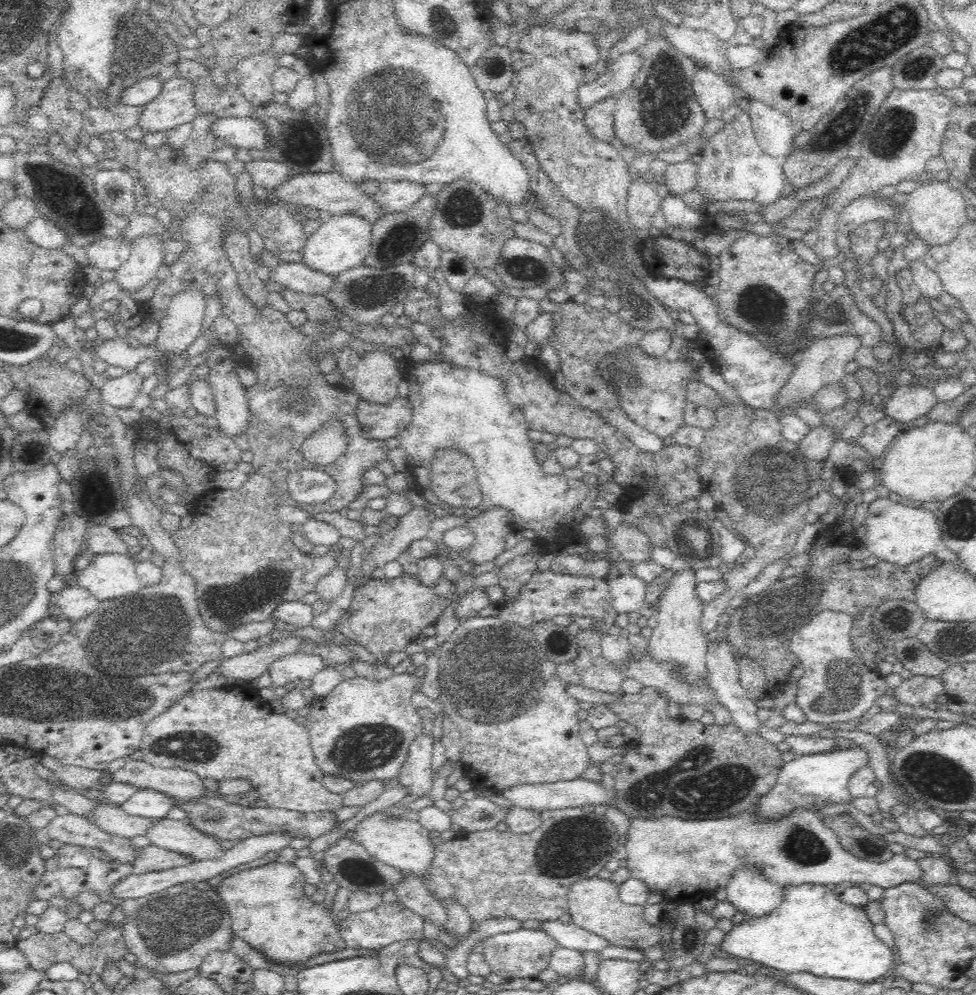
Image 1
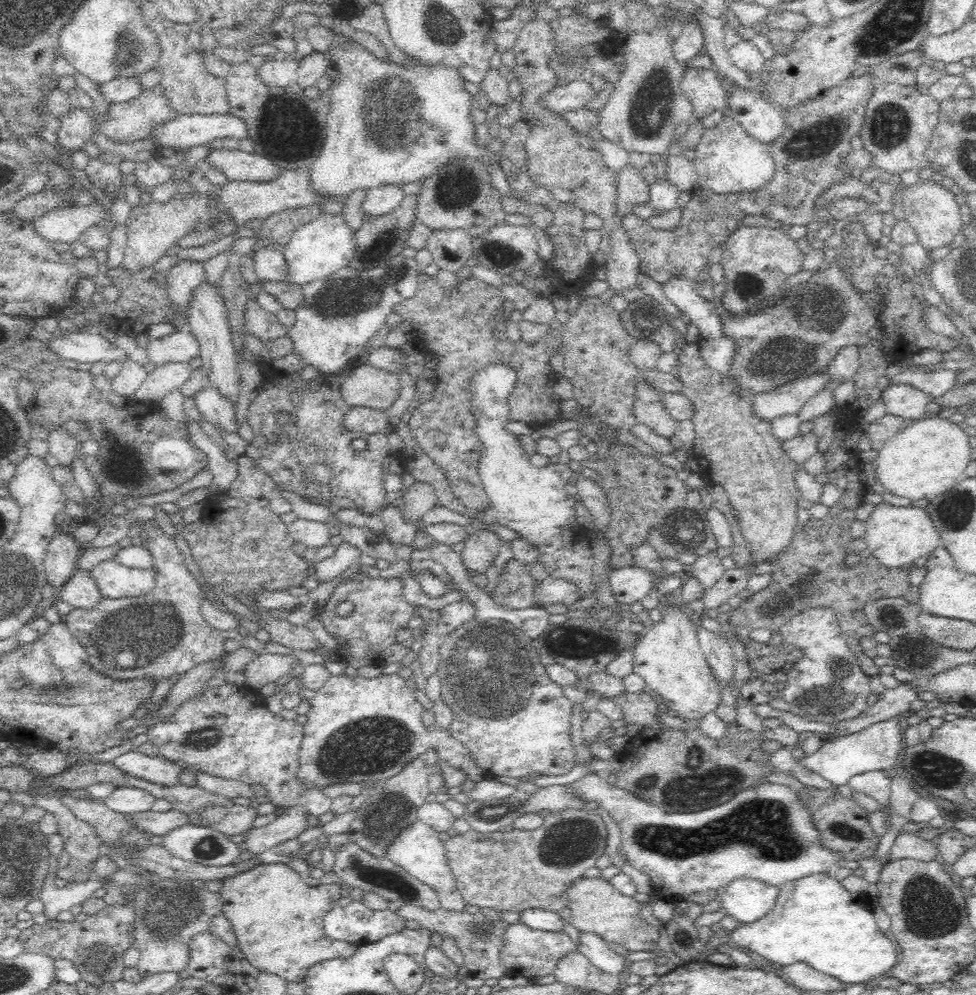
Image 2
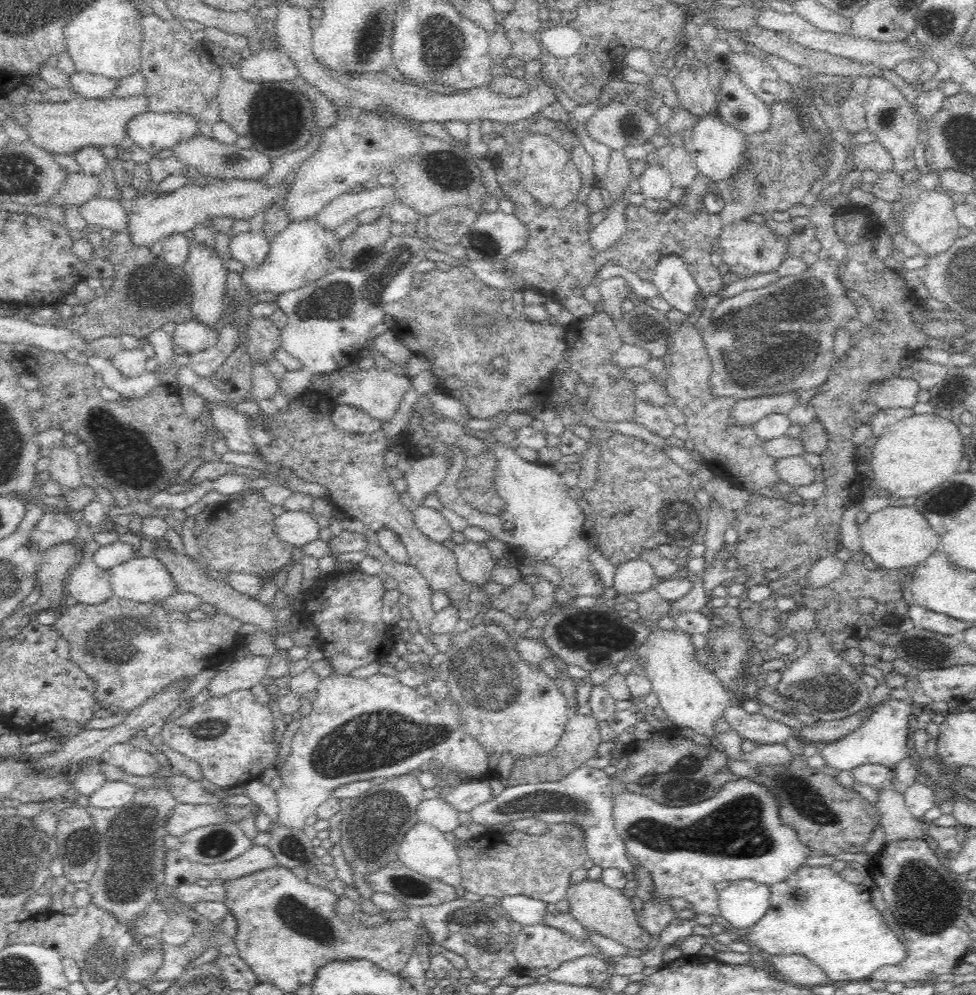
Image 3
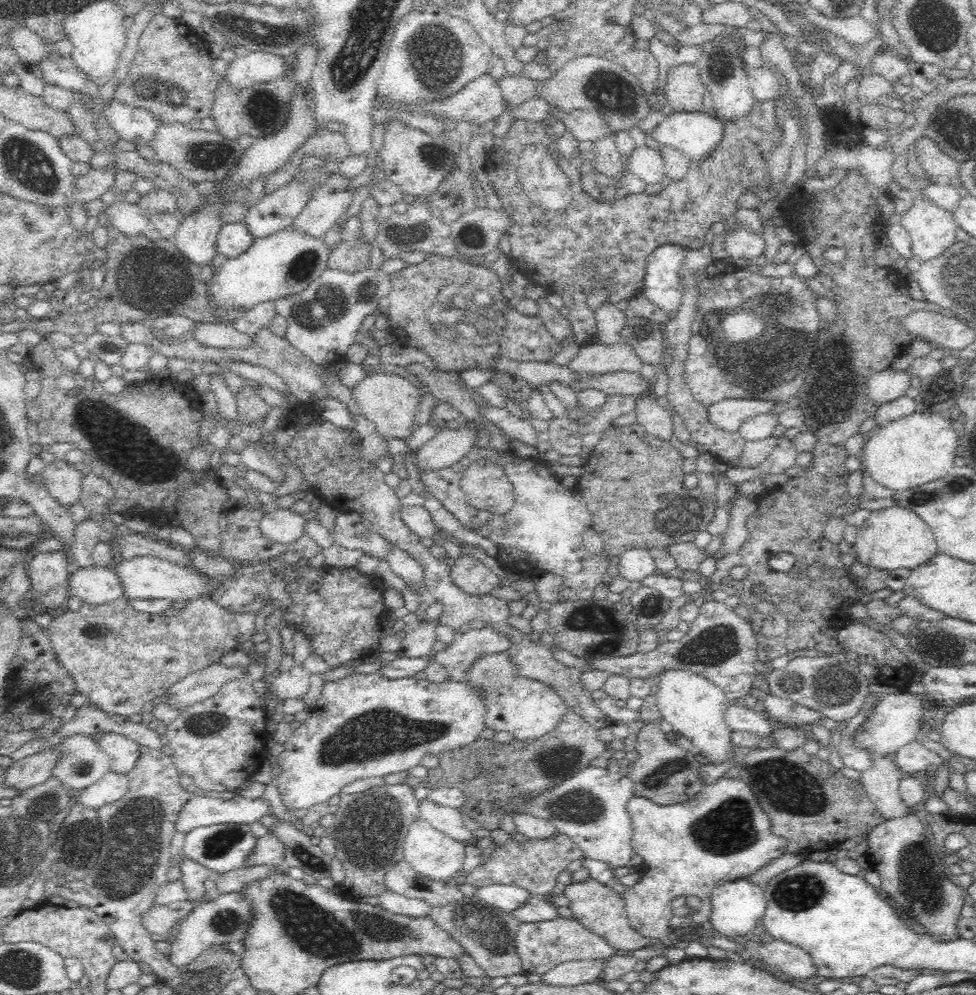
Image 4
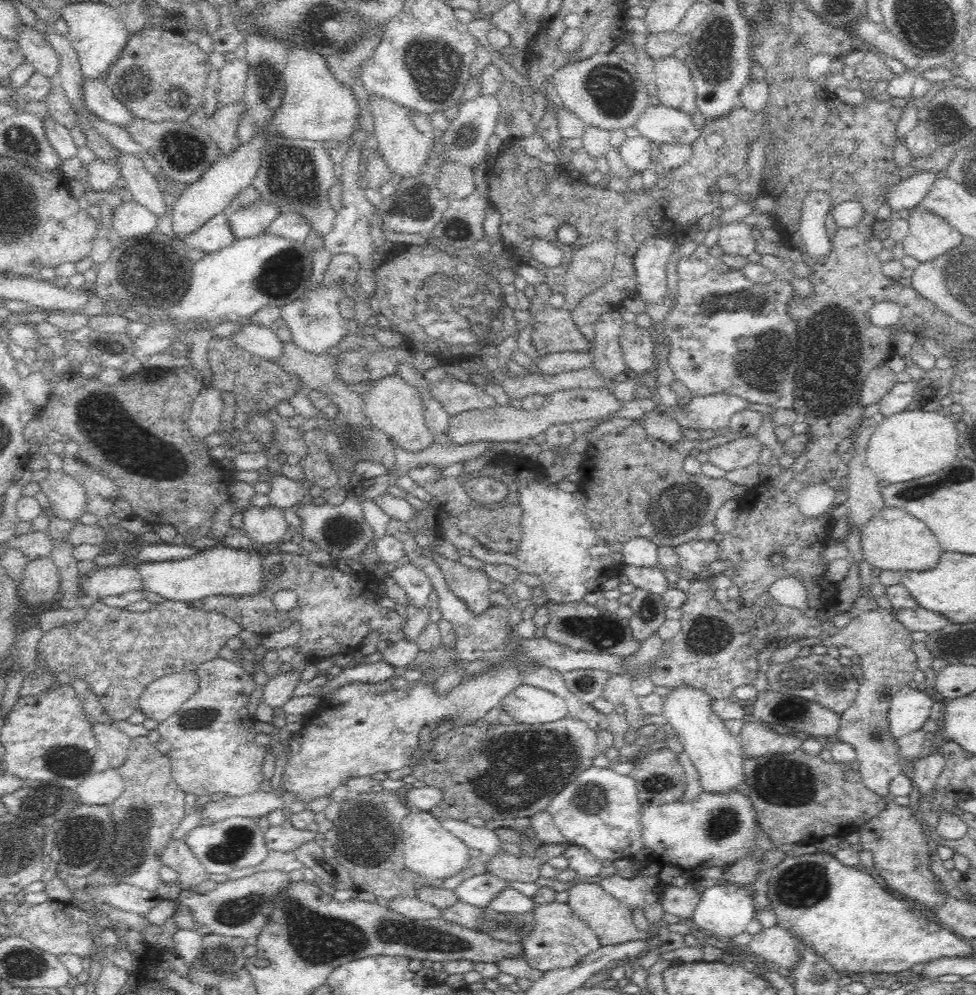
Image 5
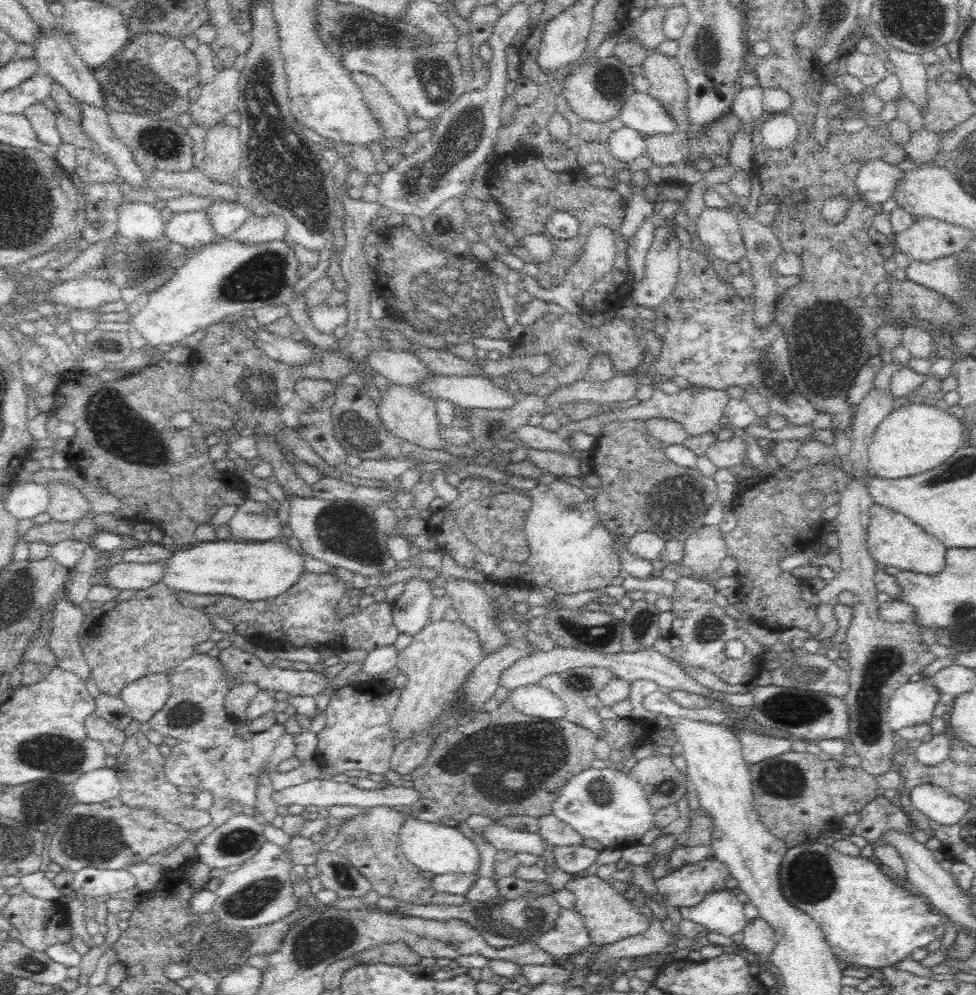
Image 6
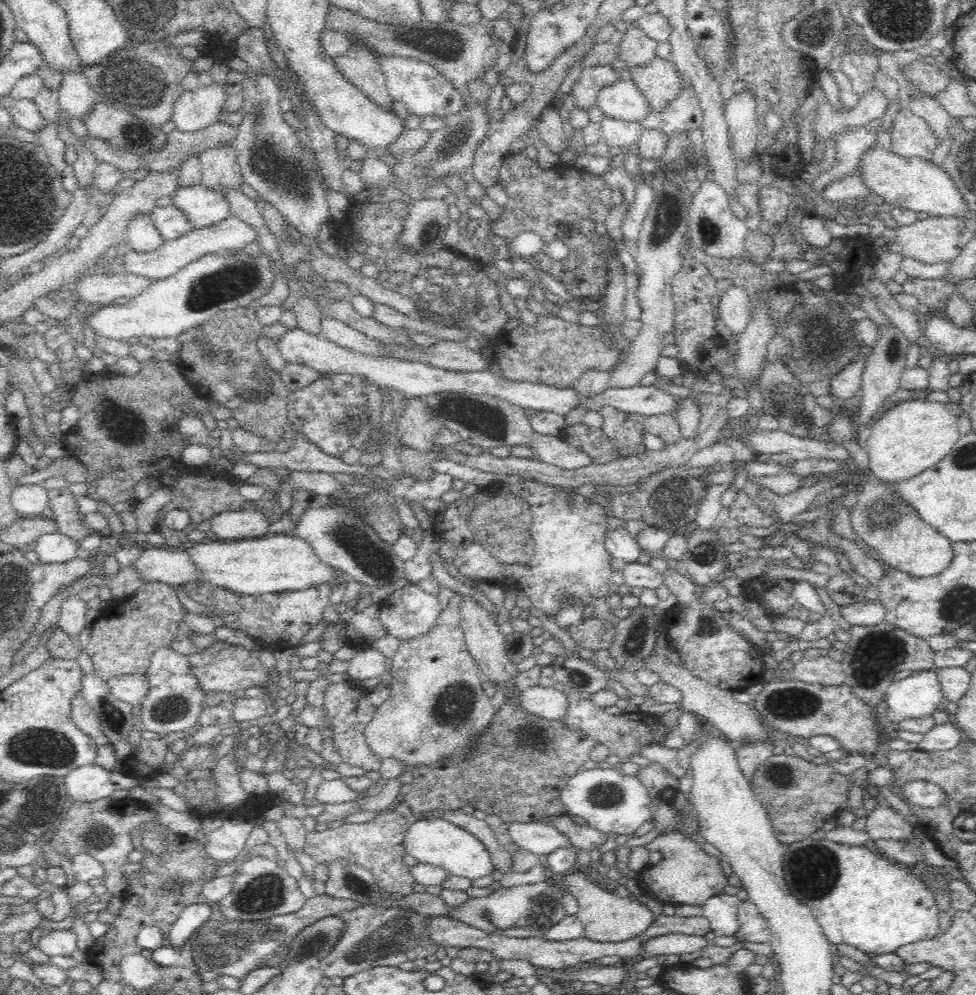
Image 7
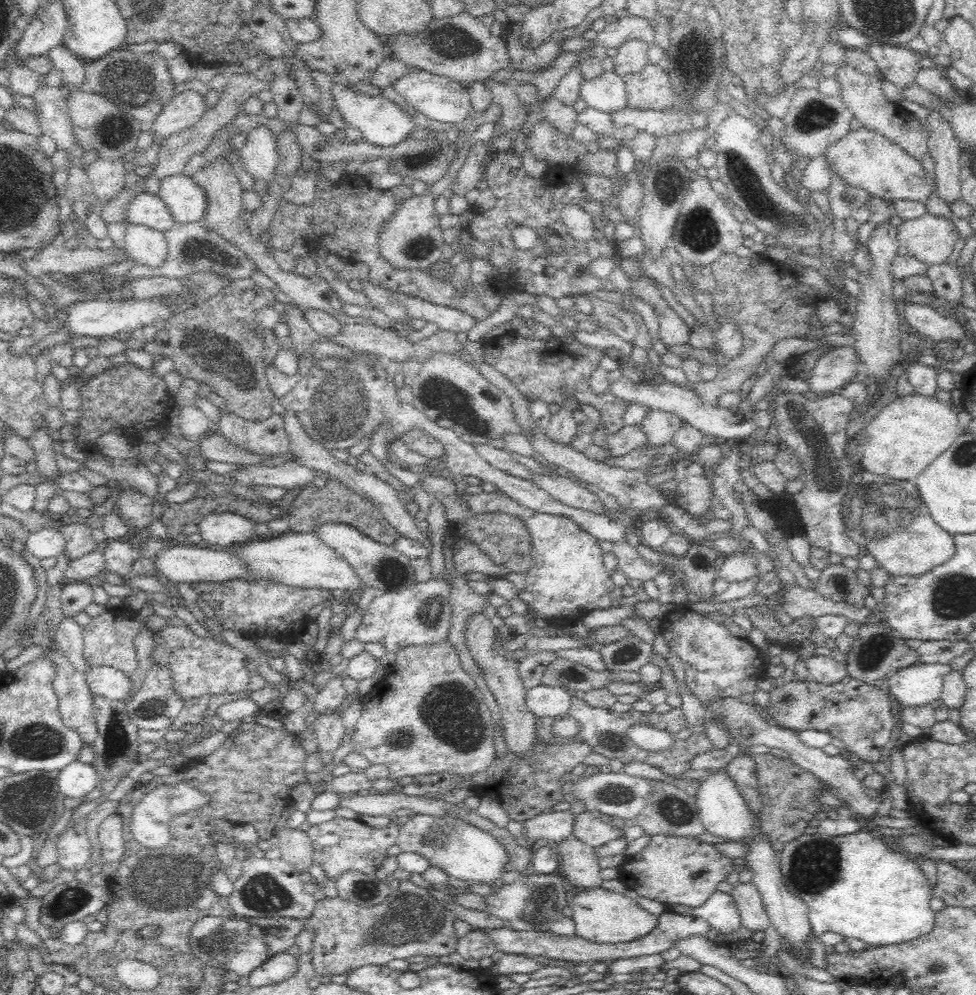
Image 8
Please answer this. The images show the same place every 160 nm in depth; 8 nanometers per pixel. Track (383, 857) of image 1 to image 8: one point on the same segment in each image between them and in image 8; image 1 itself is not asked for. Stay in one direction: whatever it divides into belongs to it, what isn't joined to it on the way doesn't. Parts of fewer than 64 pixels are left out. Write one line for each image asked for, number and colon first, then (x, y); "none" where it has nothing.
2: (418, 850)
3: (424, 849)
4: (431, 853)
5: (429, 850)
6: (439, 849)
7: (436, 842)
8: (463, 851)

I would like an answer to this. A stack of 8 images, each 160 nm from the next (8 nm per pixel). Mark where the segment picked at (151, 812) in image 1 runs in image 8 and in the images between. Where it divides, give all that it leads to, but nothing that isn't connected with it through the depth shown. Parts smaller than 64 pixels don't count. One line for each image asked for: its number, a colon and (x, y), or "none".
2: (123, 800)
3: (117, 795)
4: (112, 786)
5: (100, 790)
6: (97, 786)
7: (91, 783)
8: (76, 781)

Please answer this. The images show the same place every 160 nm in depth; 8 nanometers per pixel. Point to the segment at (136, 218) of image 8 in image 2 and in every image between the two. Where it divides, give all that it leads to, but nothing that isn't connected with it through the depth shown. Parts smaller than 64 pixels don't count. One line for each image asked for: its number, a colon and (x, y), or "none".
2: (271, 266)
3: (251, 249)
4: (234, 239)
5: (217, 234)
6: (192, 229)
7: (172, 223)

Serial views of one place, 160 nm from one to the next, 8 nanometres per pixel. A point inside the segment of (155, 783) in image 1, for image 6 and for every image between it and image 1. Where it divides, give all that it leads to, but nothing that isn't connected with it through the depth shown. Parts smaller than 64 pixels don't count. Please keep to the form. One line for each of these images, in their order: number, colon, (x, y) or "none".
2: (156, 770)
3: (139, 763)
4: (123, 753)
5: (113, 740)
6: (111, 738)

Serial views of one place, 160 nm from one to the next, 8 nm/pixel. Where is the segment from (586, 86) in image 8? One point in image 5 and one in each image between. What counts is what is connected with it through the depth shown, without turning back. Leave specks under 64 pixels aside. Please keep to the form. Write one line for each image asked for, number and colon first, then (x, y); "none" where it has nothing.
5: (663, 125)
6: (642, 113)
7: (622, 101)

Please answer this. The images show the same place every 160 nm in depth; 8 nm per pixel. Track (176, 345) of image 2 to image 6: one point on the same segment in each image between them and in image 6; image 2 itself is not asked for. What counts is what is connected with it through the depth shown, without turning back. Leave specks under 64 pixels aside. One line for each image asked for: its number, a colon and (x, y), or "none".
3: (191, 337)
4: (218, 335)
5: (260, 341)
6: (278, 348)

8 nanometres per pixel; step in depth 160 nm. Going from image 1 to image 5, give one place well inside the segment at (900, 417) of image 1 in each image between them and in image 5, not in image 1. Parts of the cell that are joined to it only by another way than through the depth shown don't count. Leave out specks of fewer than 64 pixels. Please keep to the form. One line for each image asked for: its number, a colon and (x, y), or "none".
2: (908, 402)
3: (896, 392)
4: (888, 385)
5: (880, 381)

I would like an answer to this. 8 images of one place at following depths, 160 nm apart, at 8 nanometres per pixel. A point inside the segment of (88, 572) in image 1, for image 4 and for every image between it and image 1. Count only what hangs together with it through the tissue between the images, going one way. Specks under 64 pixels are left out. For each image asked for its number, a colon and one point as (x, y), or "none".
2: (114, 580)
3: (144, 579)
4: (144, 577)

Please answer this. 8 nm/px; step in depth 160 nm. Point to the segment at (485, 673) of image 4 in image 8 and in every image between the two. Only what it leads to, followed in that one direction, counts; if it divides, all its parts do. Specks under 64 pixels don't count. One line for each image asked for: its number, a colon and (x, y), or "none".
5: (527, 705)
6: (534, 700)
7: (546, 702)
8: (543, 701)

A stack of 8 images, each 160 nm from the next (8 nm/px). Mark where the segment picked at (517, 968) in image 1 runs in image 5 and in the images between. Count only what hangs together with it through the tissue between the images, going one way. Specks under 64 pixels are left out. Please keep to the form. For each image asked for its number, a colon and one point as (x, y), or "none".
2: (532, 953)
3: (538, 950)
4: (541, 946)
5: (558, 939)

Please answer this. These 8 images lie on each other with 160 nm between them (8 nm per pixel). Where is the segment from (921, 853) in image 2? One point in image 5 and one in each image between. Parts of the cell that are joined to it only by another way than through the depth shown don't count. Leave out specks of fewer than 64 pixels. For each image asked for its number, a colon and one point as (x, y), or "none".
3: (899, 825)
4: (882, 783)
5: (883, 646)

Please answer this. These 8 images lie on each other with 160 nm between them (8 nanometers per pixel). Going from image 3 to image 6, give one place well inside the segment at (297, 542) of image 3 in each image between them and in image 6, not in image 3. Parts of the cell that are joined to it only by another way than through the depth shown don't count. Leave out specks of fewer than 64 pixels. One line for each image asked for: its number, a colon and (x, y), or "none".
4: (284, 526)
5: (267, 525)
6: (255, 522)

